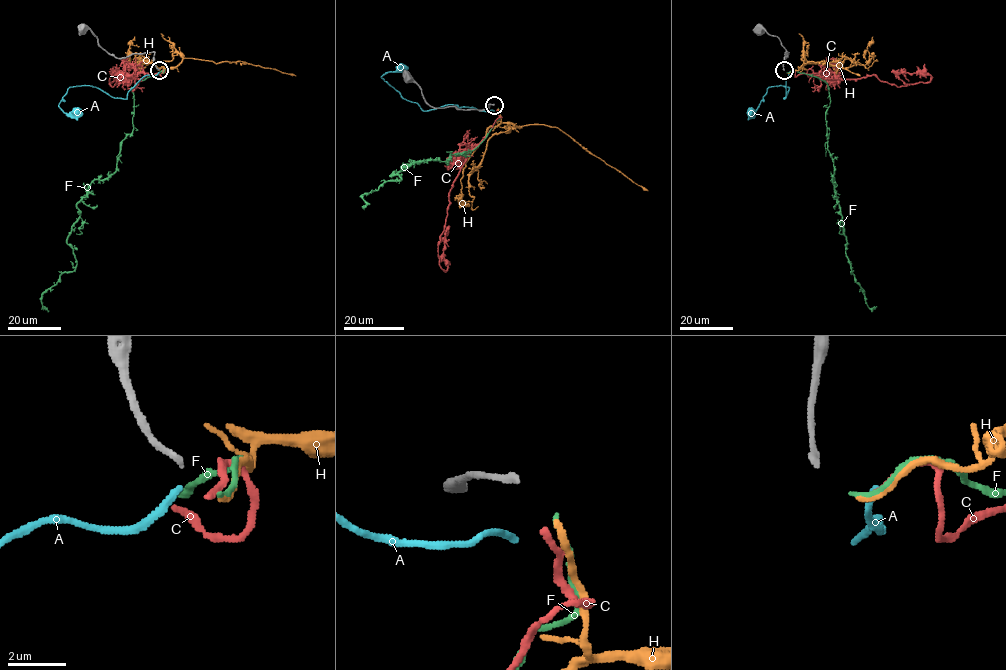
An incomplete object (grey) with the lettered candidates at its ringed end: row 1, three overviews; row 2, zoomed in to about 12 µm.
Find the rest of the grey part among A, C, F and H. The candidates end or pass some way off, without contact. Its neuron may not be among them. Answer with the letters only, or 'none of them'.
C

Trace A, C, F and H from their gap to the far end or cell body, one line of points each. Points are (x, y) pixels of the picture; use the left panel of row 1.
A: (159, 72), (145, 75), (126, 99), (90, 86), (70, 87), (58, 105), (65, 113), (77, 112)
C: (162, 73), (166, 75), (138, 79), (119, 75), (112, 87), (114, 73), (118, 85)
F: (162, 73), (132, 88), (133, 131), (116, 170), (76, 205), (76, 268), (43, 306)
H: (162, 73), (185, 58), (218, 63), (243, 61), (295, 75)

